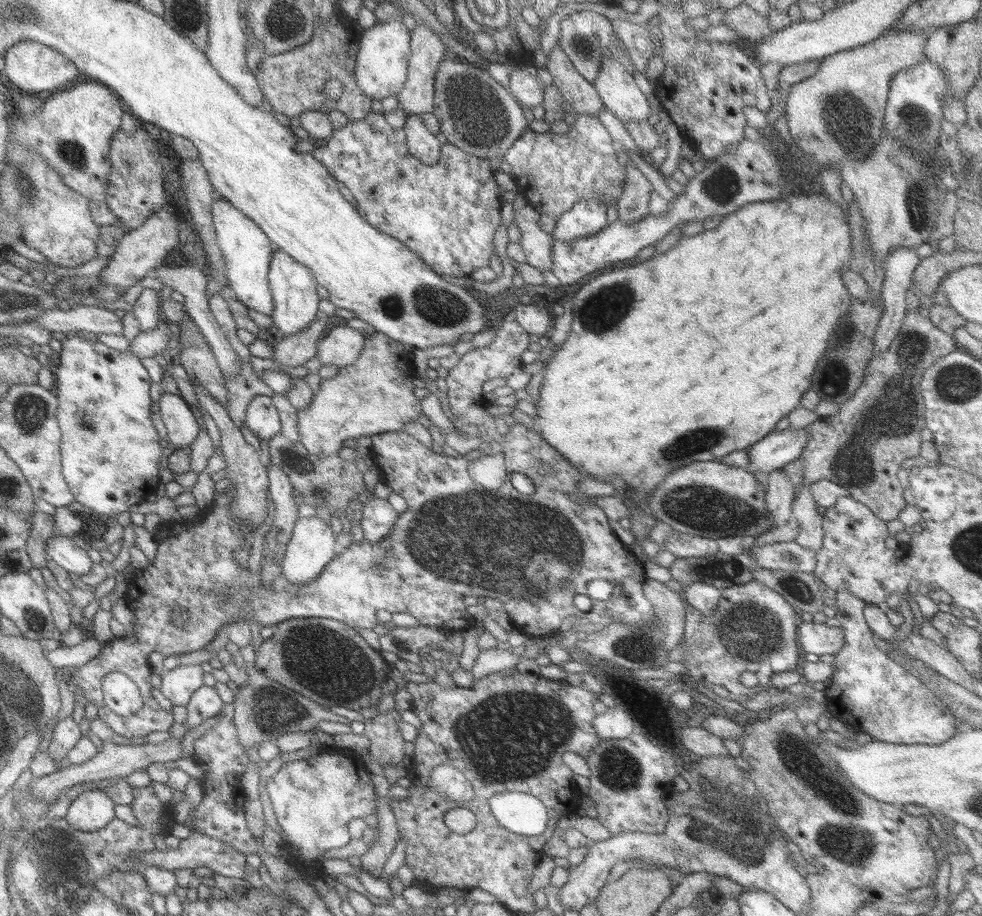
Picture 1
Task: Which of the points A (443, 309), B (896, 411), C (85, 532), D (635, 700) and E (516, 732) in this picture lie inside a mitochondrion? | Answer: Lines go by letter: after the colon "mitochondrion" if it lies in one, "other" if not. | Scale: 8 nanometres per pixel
A: mitochondrion
B: mitochondrion
C: other
D: other
E: mitochondrion

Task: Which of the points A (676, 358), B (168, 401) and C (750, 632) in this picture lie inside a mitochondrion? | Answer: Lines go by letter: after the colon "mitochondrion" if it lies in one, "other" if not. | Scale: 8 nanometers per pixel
A: other
B: other
C: mitochondrion

